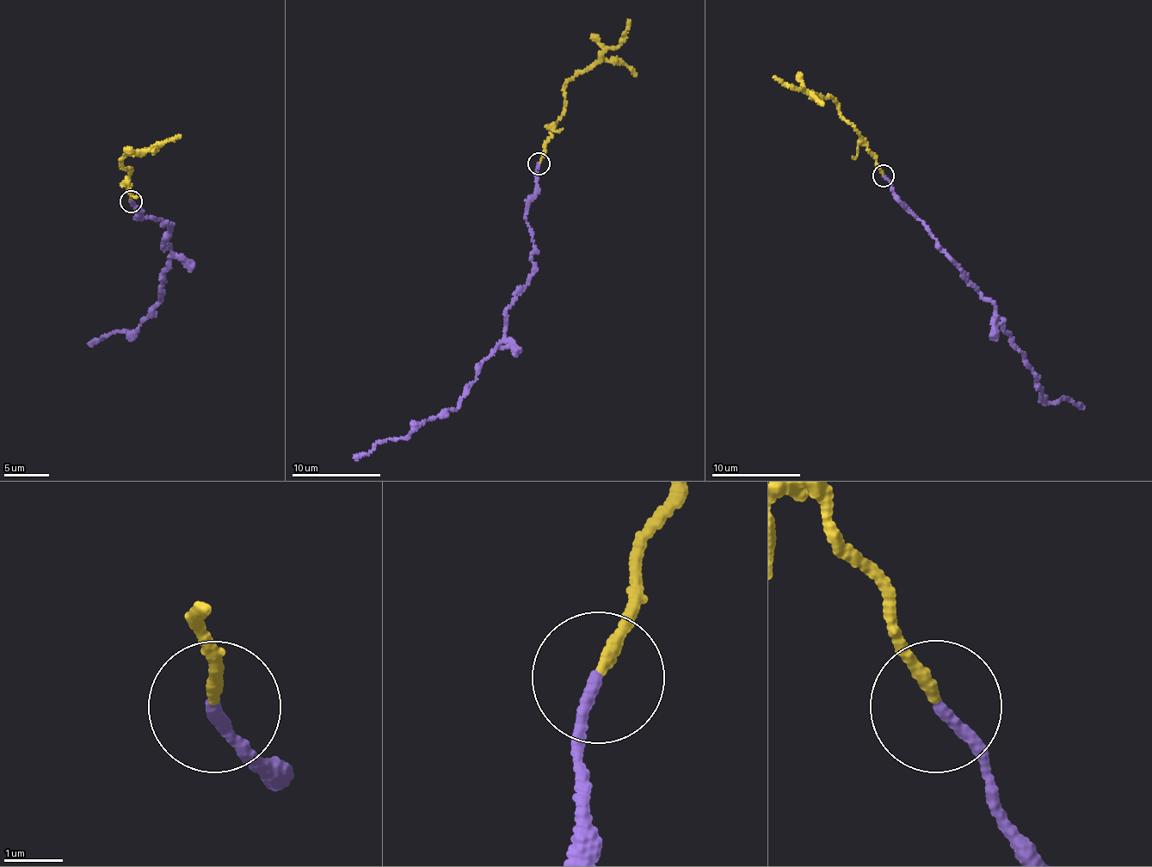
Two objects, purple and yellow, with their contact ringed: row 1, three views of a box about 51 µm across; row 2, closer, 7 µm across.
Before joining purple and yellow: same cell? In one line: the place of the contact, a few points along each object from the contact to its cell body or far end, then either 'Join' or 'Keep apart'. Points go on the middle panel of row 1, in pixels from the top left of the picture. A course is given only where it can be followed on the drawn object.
Place: (539, 163). Course of purple: (539, 163), (526, 217), (535, 247), (531, 274), (507, 309), (502, 338), (456, 410), (353, 458). Course of yellow: (539, 162), (561, 118), (563, 93), (569, 81), (619, 45), (630, 20). Keep apart

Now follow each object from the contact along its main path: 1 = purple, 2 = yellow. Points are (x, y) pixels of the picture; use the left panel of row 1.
1: (132, 202), (142, 220), (170, 226), (161, 303), (134, 335), (113, 331), (89, 344)
2: (132, 199), (131, 170), (123, 168), (122, 157), (153, 151)

